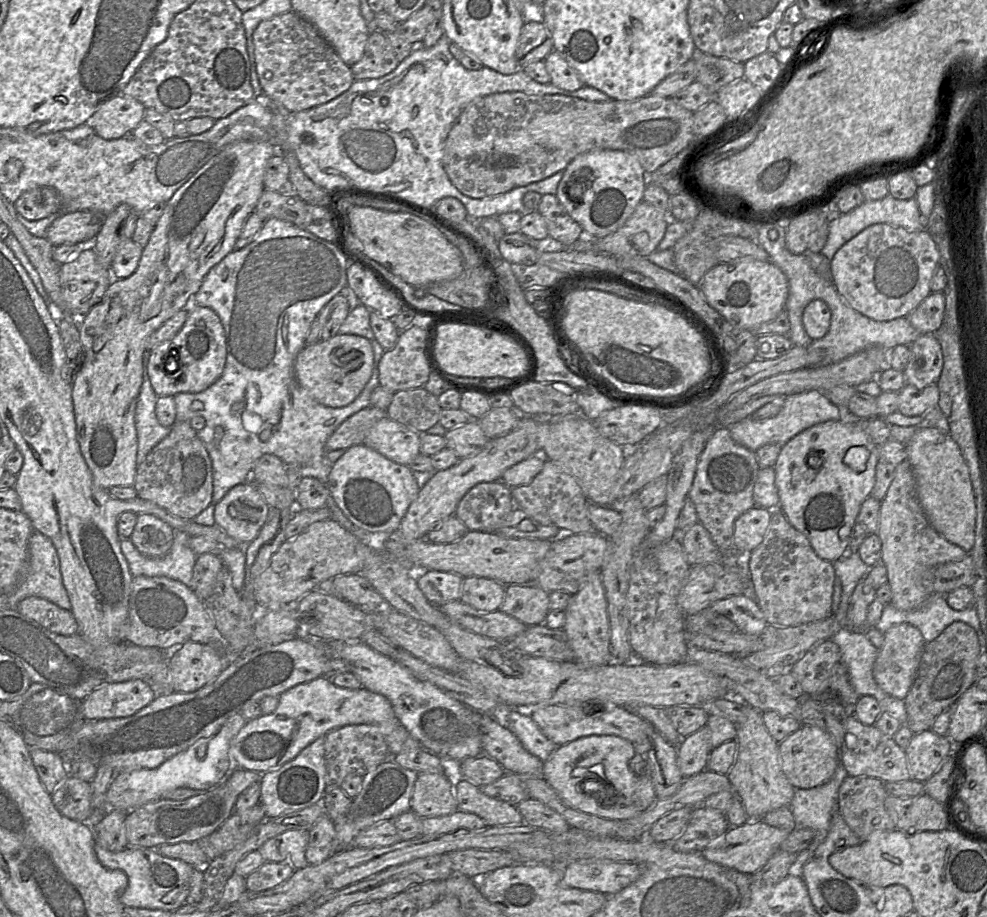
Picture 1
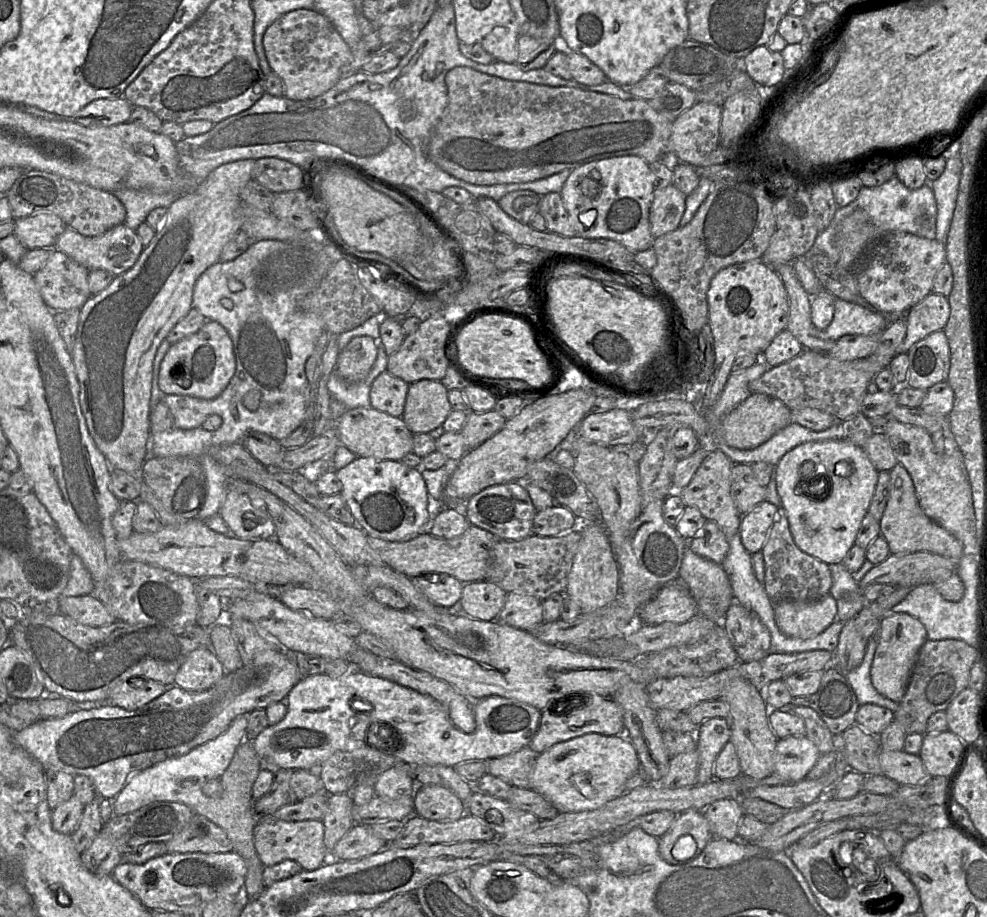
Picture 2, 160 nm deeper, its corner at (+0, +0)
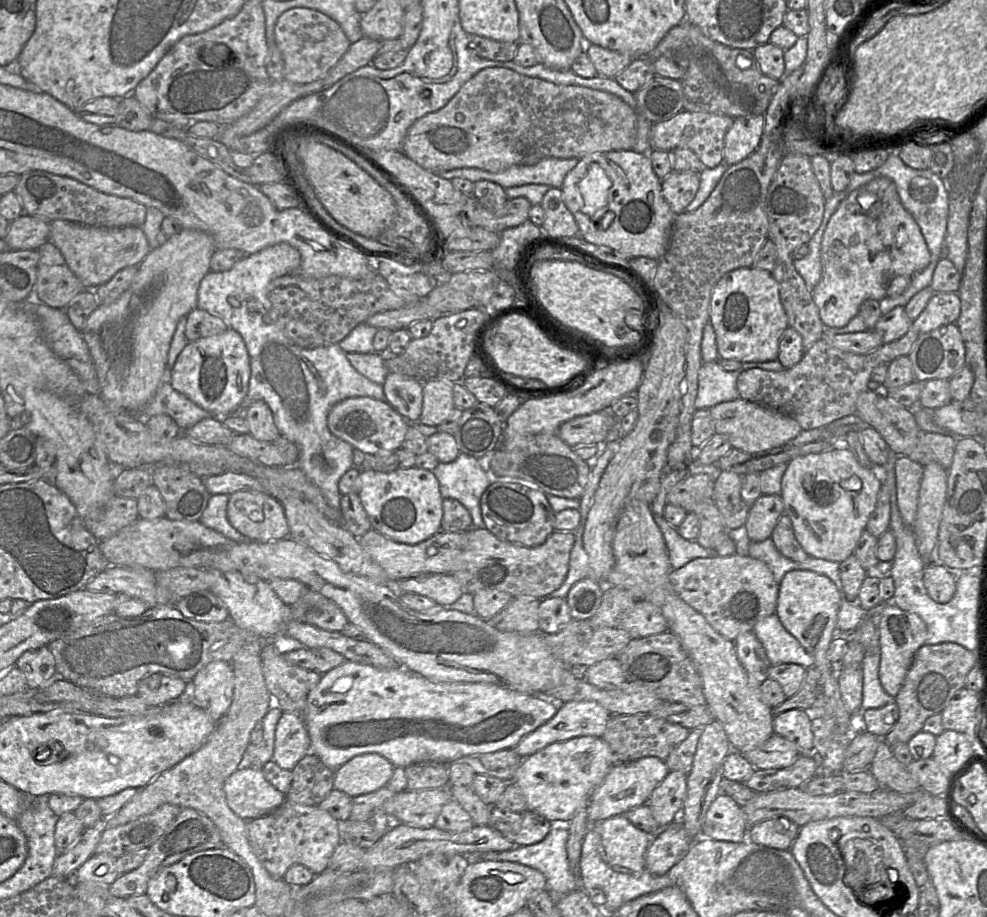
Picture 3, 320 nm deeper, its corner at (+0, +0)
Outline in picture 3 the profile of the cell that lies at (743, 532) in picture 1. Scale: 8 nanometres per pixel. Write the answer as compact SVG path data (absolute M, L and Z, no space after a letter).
M761 494L749 508L744 524L749 539L757 542L771 537L783 513L784 504L780 494Z

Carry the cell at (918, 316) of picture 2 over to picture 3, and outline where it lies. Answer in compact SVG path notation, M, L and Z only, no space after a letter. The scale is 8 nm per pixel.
M934 293L901 338L867 354L841 351L820 339L805 351L802 359L792 368L779 372L752 368L742 372L737 379L740 398L792 417L803 430L825 427L835 420L856 414L857 399L868 390L868 382L875 367L889 364L900 356L907 356L919 336L943 325L956 323L960 311L961 301L957 293Z

